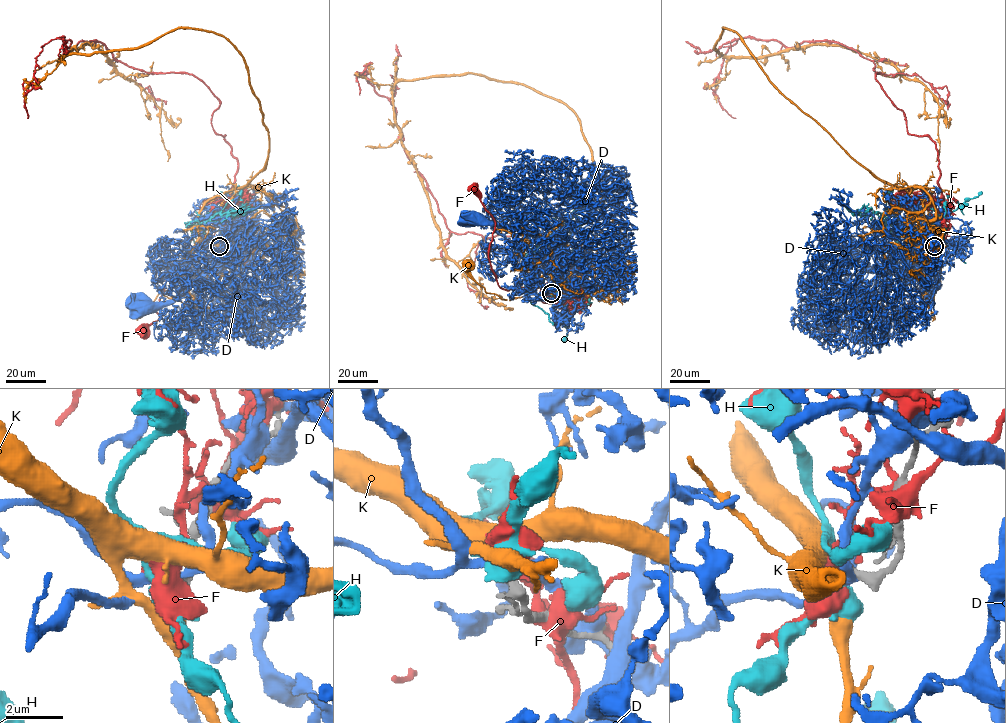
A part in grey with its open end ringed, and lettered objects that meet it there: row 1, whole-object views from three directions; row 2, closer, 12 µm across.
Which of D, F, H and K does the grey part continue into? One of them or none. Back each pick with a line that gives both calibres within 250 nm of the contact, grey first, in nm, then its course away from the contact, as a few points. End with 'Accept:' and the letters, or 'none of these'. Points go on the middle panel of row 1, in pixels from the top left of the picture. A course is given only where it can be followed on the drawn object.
K: 180 nm thick on the grey side, 480 nm on the other
Accept: K

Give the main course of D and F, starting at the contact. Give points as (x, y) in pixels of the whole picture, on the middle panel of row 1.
D: (553, 294), (531, 269), (530, 258), (539, 255), (557, 236), (560, 241), (523, 236), (515, 230), (475, 218)
F: (551, 294), (559, 306), (544, 303), (525, 288), (499, 286), (489, 260), (495, 221), (474, 188)

